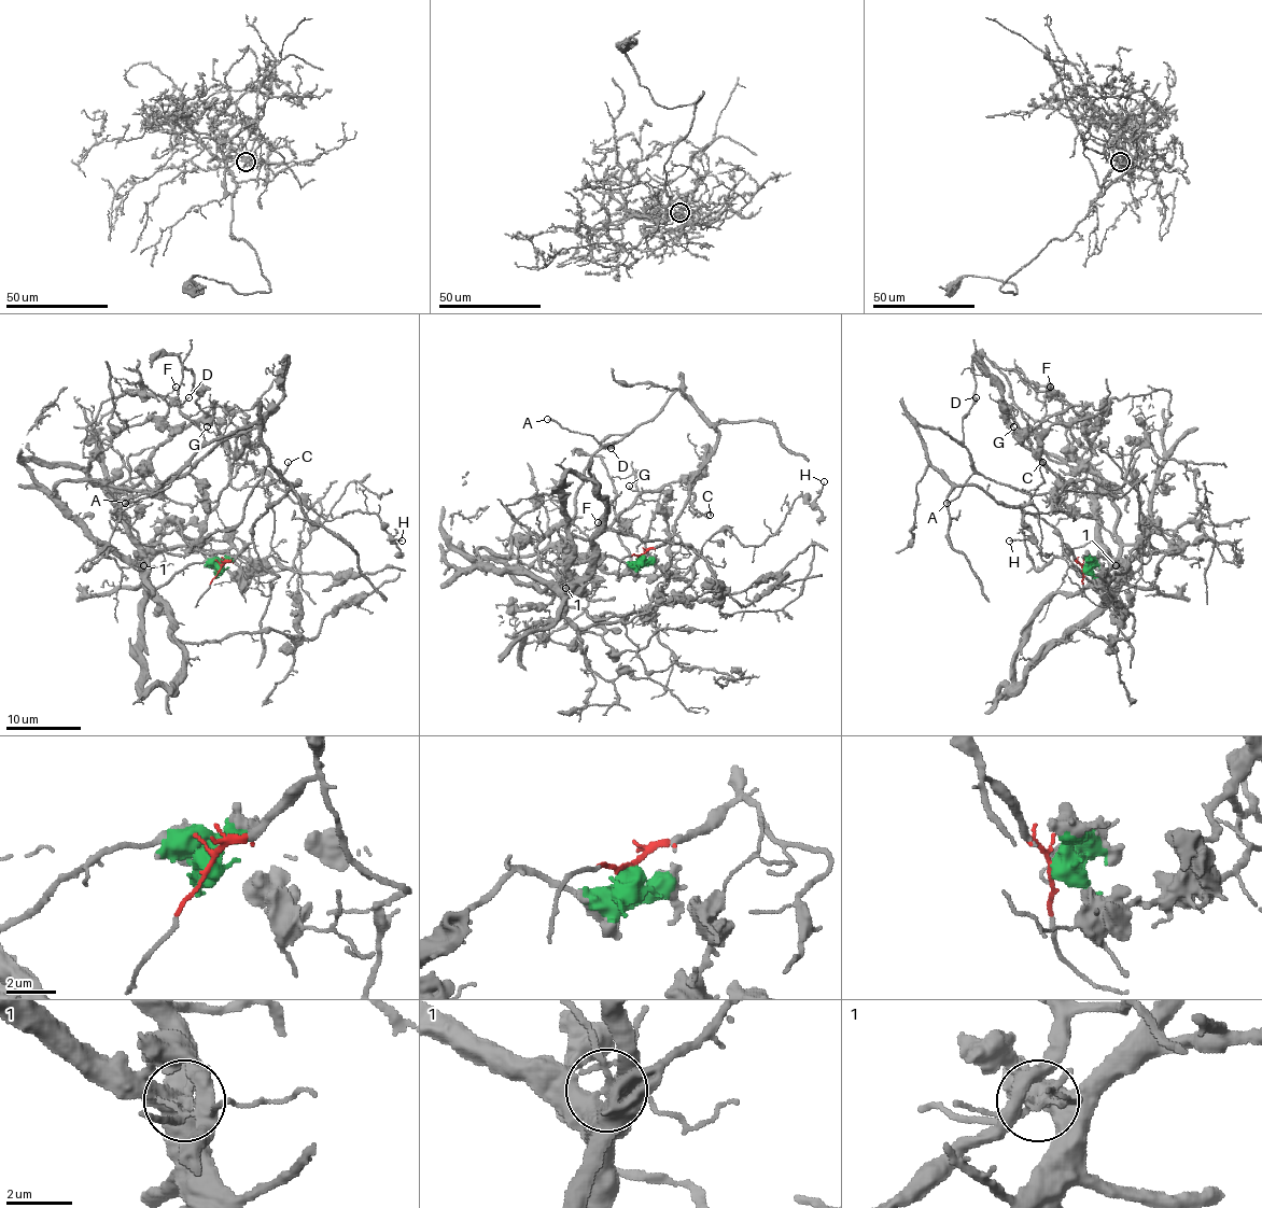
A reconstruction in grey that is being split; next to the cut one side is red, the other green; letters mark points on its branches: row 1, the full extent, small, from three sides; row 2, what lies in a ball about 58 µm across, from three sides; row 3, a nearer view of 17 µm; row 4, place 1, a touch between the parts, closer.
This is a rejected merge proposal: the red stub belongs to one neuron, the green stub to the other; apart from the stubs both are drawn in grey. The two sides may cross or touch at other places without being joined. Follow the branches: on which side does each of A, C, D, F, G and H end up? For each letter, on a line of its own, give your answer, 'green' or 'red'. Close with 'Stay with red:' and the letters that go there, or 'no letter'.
A: red
C: red
D: red
F: green
G: green
H: green
Stay with red: A, C, D

